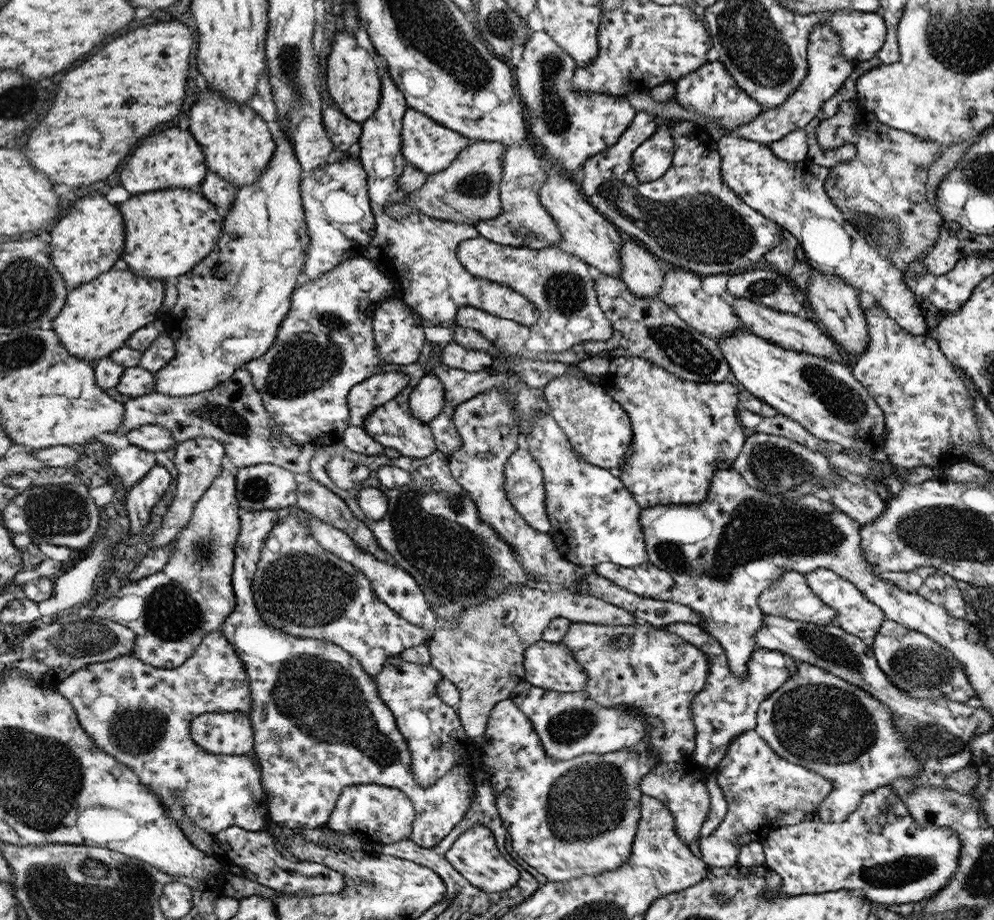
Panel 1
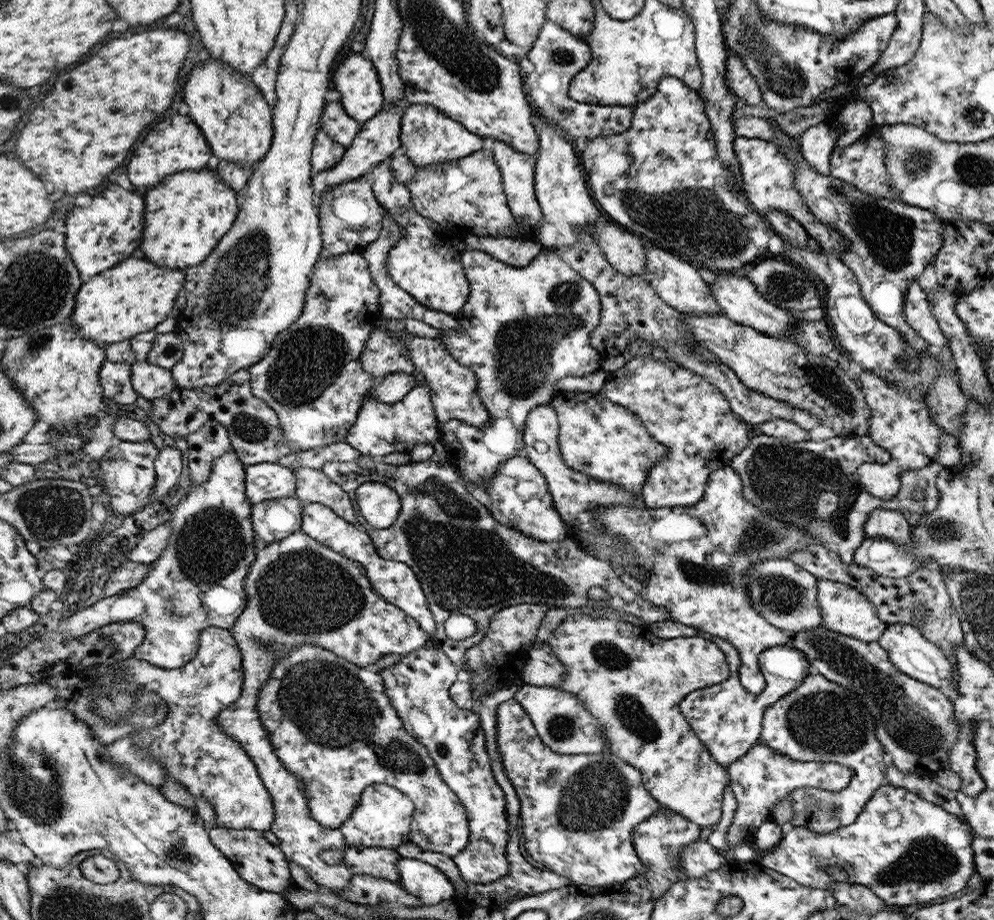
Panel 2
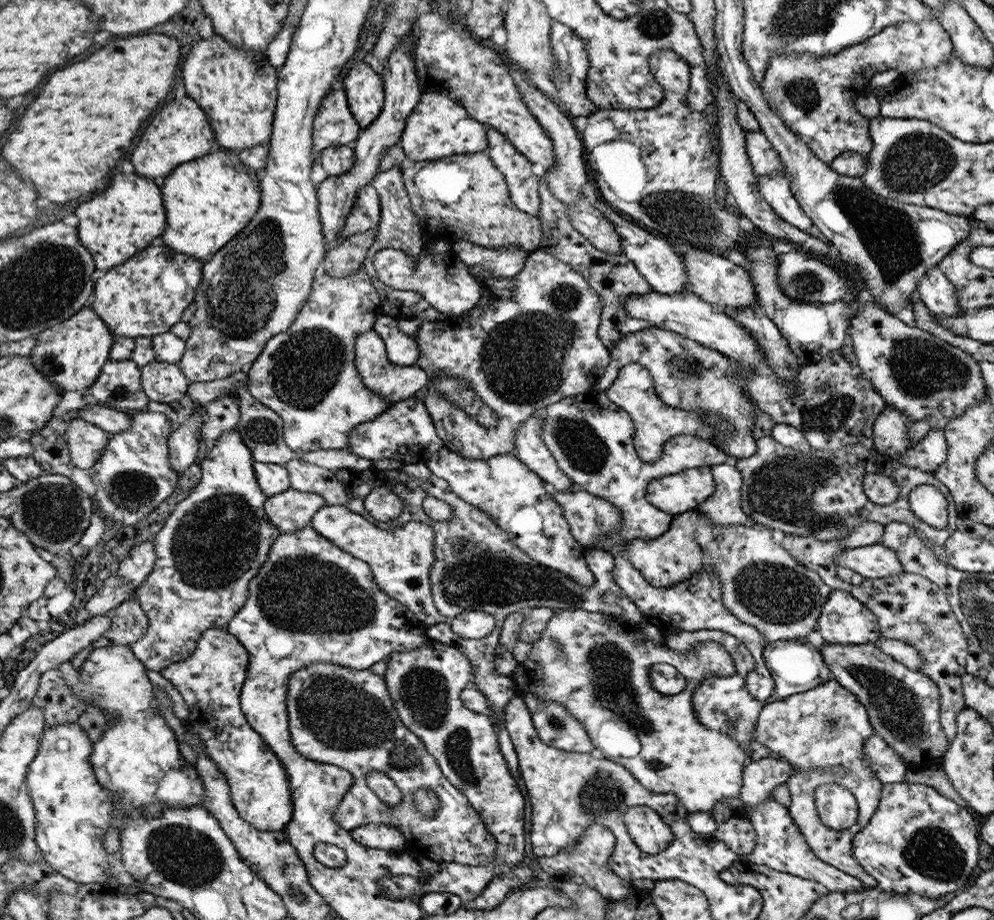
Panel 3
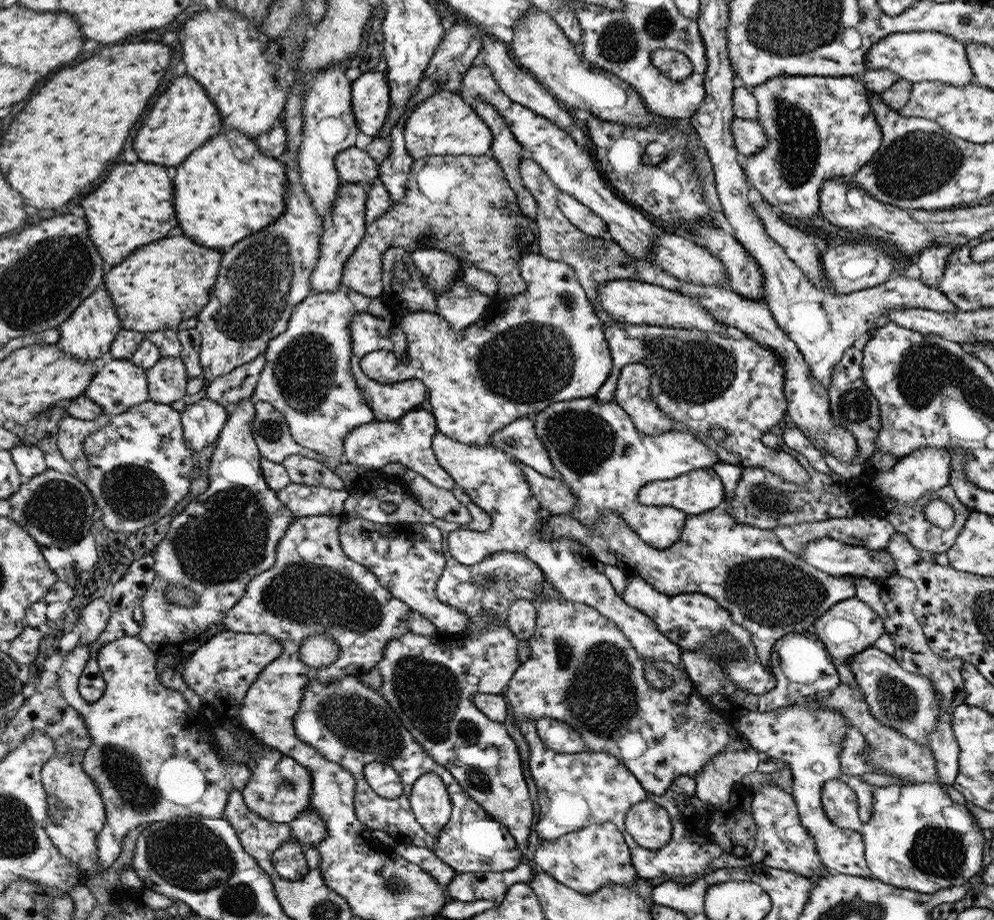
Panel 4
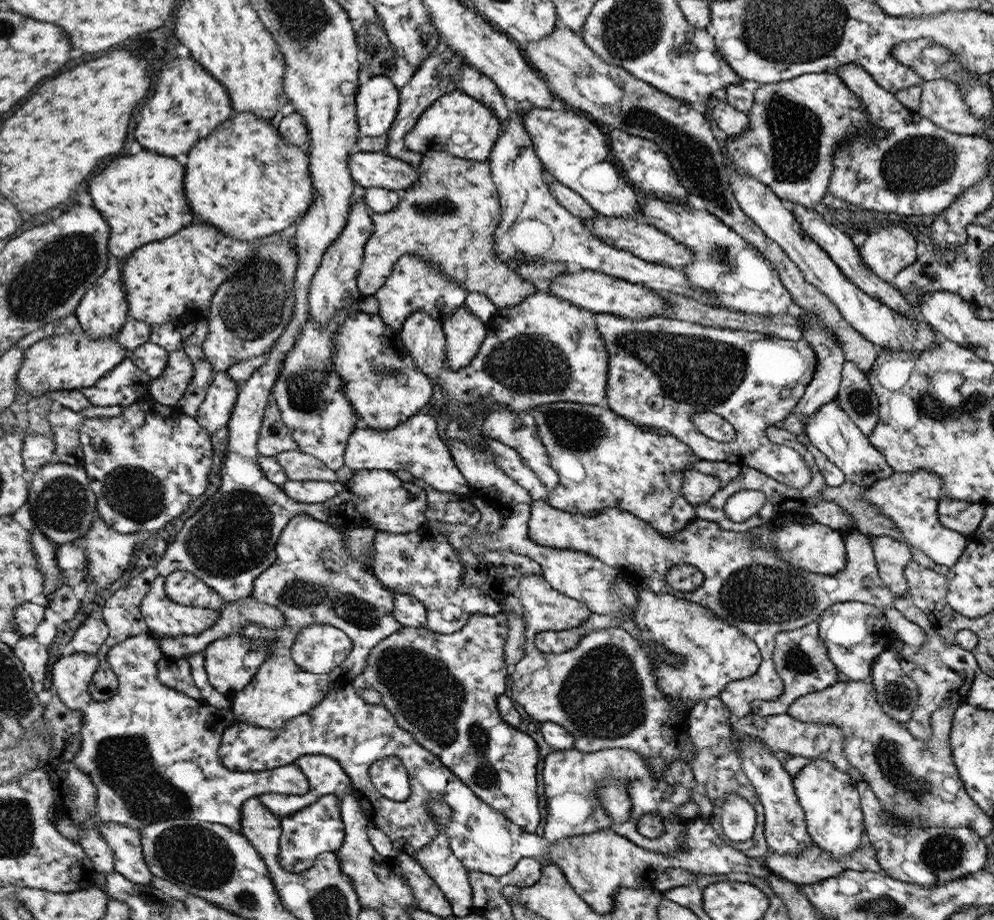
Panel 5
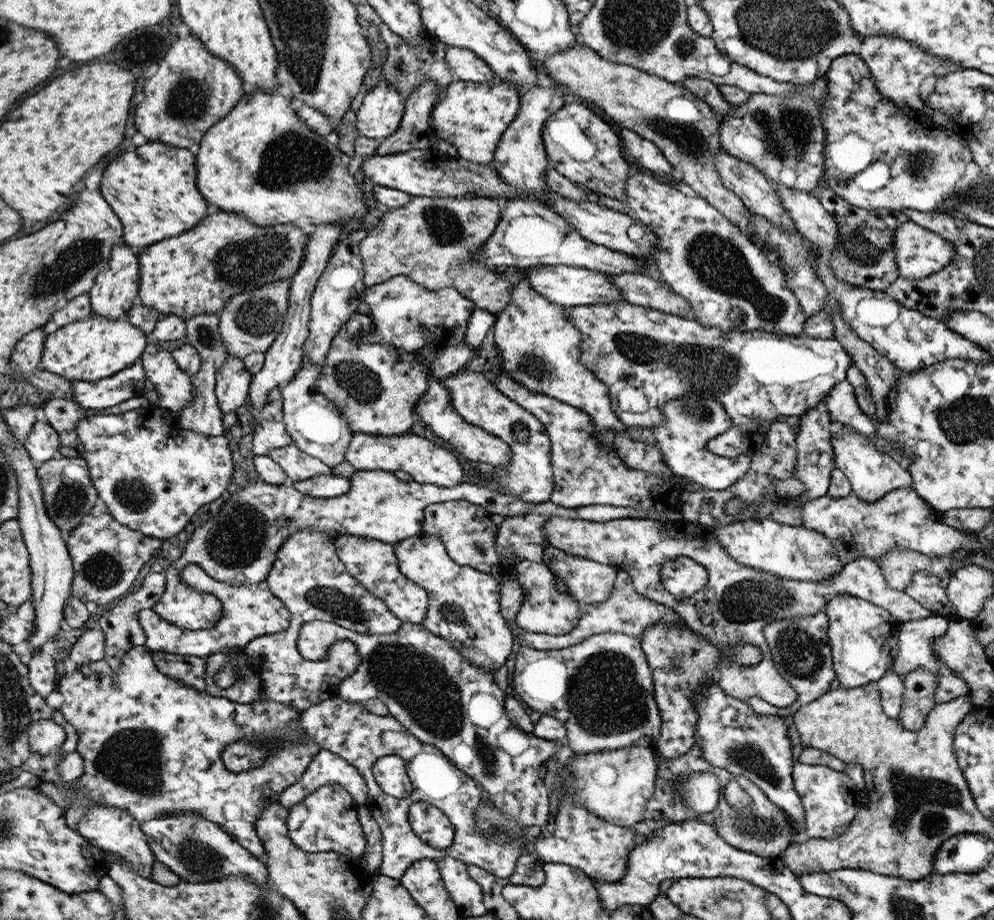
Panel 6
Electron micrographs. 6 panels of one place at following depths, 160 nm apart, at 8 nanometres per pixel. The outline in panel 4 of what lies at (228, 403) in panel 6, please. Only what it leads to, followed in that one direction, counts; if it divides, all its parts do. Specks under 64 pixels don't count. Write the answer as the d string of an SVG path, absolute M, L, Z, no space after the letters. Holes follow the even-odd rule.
M208 397L186 405L181 413L186 444L189 444L196 454L209 444L213 444L224 428L228 415L226 408Z

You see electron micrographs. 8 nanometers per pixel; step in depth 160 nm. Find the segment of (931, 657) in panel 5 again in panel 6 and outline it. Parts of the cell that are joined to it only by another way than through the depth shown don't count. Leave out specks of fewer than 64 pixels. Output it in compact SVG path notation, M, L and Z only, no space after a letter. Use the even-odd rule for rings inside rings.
M922 667L911 670L905 680L905 696L903 696L903 710L898 720L905 727L918 732L925 723L928 713L935 707L935 688L939 678L930 670Z

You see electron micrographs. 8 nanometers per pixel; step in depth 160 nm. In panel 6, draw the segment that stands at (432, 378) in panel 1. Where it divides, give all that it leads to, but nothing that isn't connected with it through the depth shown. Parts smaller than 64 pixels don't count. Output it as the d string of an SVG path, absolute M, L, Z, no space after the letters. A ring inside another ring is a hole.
M413 432L389 437L356 433L354 444L349 445L350 452L345 452L345 460L350 462L356 471L383 470L393 473L402 470L408 472L414 481L420 484L437 484L446 488L458 486L463 482L464 470L456 456L440 444Z

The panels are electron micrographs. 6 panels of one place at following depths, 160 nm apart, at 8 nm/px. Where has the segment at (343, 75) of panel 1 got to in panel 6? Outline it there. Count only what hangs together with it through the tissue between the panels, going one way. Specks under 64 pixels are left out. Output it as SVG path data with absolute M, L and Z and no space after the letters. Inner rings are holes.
M377 80L356 109L356 126L360 135L379 141L393 135L405 114L405 98L388 82Z

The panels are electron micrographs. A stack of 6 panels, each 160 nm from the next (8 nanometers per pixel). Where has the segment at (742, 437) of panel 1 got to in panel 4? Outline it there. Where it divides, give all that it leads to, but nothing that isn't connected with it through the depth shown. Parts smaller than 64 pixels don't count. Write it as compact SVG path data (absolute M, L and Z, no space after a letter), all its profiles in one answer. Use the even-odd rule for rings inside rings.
M626 365L616 384L616 401L632 417L638 433L658 436L672 431L674 420L654 402L651 383L652 374L646 365ZM713 468L698 469L677 479L659 480L645 484L640 490L640 503L650 507L673 508L686 515L700 515L725 502L725 487Z

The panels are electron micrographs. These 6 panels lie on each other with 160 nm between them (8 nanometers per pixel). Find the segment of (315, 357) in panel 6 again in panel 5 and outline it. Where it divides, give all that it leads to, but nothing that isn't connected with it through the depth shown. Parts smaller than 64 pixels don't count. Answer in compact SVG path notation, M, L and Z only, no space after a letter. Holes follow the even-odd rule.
M357 201L351 208L349 220L345 230L329 246L317 268L316 274L309 286L309 310L314 320L323 327L340 310L348 308L349 304L362 300L364 295L357 285L357 276L360 275L361 264L364 262L365 244L373 232L371 211L365 201Z

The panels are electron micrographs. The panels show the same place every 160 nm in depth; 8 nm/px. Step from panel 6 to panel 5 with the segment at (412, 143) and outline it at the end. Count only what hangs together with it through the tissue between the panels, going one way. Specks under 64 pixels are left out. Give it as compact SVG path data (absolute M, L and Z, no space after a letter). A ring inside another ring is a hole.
M446 48L442 54L434 54L424 62L419 69L415 70L411 81L409 81L400 92L401 107L398 107L397 118L394 119L393 126L389 128L387 135L387 155L392 158L399 158L408 163L412 169L418 169L423 155L419 152L406 148L405 136L417 126L417 120L428 108L432 107L442 96L456 91L458 78L461 73L464 58L454 50Z

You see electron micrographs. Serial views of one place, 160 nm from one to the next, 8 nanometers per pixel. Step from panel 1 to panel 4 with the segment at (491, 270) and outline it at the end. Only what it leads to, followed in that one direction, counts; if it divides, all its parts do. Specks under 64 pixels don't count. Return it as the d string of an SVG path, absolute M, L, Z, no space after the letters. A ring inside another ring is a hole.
M527 252L521 257L520 260L520 273L525 279L527 289L506 302L500 299L495 299L492 304L488 306L484 314L472 324L469 324L461 331L456 331L452 328L452 324L445 323L443 318L439 318L437 313L429 312L414 312L406 313L401 318L400 328L404 330L405 336L408 339L407 354L409 363L404 365L399 361L396 354L387 350L377 350L370 354L363 356L359 362L362 372L372 380L380 382L380 384L395 383L403 381L404 379L418 379L422 380L426 388L430 389L430 406L432 406L432 413L436 417L437 430L442 434L449 436L452 440L457 440L462 444L475 444L476 446L490 446L491 436L501 428L509 426L519 418L526 417L531 412L538 413L546 407L554 403L562 401L581 399L584 397L594 397L597 392L604 386L604 382L609 378L610 371L613 370L613 355L612 350L609 348L608 338L605 336L600 317L594 309L592 302L589 301L589 295L585 292L584 286L579 280L576 270L573 269L568 263L564 261L550 259L549 257L542 256L540 253Z

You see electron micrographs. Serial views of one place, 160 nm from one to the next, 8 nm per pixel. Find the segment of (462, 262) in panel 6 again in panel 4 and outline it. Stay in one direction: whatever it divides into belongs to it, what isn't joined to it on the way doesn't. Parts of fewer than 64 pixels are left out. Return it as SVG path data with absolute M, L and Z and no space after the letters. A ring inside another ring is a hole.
M432 155L416 159L405 197L366 227L365 238L345 264L341 284L371 298L378 297L382 292L384 251L390 246L409 251L434 247L496 276L499 290L492 300L516 298L527 289L519 265L529 241L525 239L527 232L521 234L519 229L519 207L505 170L490 156ZM517 242L524 244L523 254Z

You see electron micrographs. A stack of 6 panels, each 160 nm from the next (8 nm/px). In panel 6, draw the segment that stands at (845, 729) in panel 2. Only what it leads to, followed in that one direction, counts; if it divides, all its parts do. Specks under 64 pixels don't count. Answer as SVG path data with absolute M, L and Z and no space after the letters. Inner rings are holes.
M796 765L794 790L806 812L803 837L810 839L838 839L860 810L862 791L853 784L845 771L835 771L822 765Z

